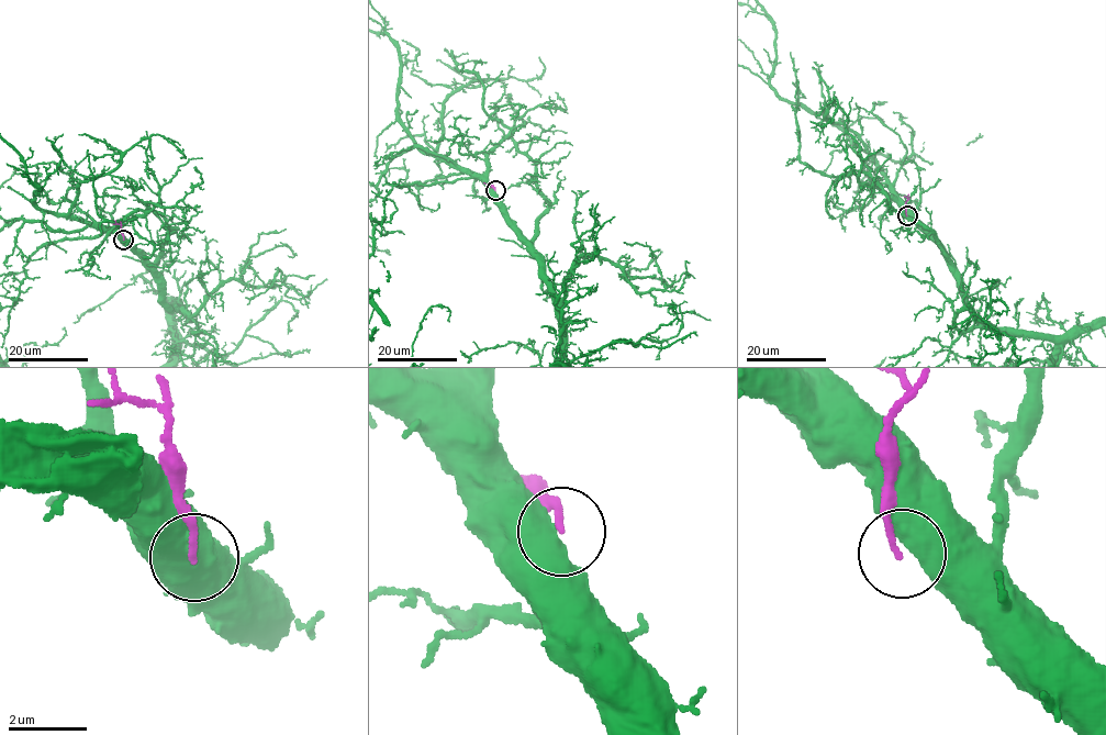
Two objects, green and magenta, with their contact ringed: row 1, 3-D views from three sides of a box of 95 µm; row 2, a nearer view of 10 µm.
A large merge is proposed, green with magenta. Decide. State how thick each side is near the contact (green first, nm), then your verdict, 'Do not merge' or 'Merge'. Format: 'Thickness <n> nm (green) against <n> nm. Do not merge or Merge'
Thickness 700 nm (green) against 140 nm. Do not merge

